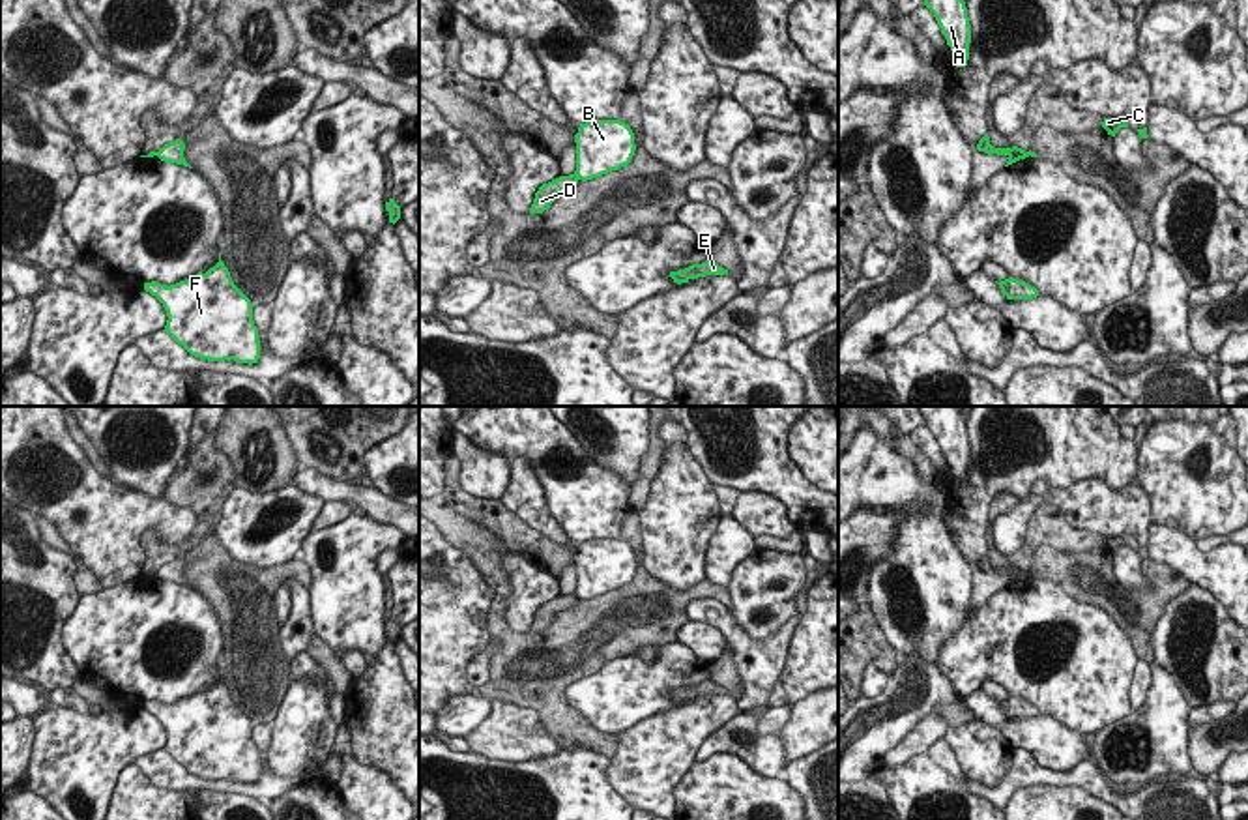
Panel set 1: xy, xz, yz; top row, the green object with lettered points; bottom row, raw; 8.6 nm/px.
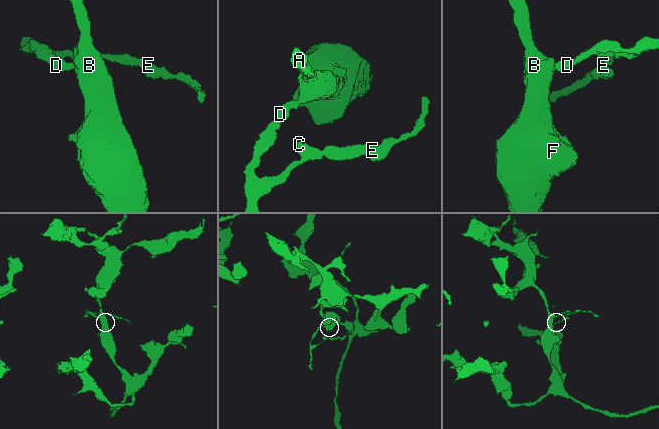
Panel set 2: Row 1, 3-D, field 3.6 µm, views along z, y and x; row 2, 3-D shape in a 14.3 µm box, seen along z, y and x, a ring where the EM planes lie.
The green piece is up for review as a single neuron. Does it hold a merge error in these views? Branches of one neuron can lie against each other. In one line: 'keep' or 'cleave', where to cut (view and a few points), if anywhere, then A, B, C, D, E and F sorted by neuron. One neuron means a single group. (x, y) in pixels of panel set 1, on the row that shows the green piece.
cleave; cut in xz along (575, 173), (579, 178); A B F / C D E

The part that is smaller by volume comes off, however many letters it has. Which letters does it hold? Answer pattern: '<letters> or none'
C, D, E

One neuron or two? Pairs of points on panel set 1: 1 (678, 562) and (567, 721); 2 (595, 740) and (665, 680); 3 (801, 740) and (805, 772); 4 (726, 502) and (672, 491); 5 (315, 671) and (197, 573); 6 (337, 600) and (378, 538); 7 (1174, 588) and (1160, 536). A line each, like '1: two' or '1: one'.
1: two
2: two
3: two
4: two
5: two
6: one
7: two

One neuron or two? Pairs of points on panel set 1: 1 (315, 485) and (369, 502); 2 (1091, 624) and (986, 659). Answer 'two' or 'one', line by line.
1: one
2: one

